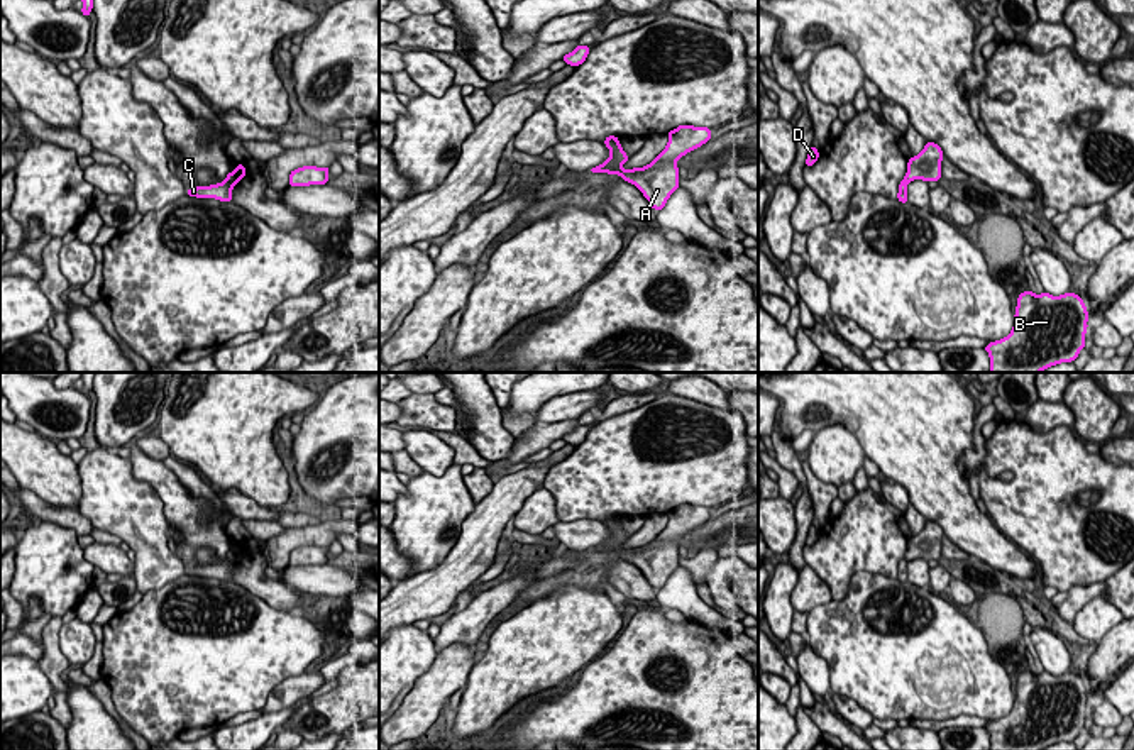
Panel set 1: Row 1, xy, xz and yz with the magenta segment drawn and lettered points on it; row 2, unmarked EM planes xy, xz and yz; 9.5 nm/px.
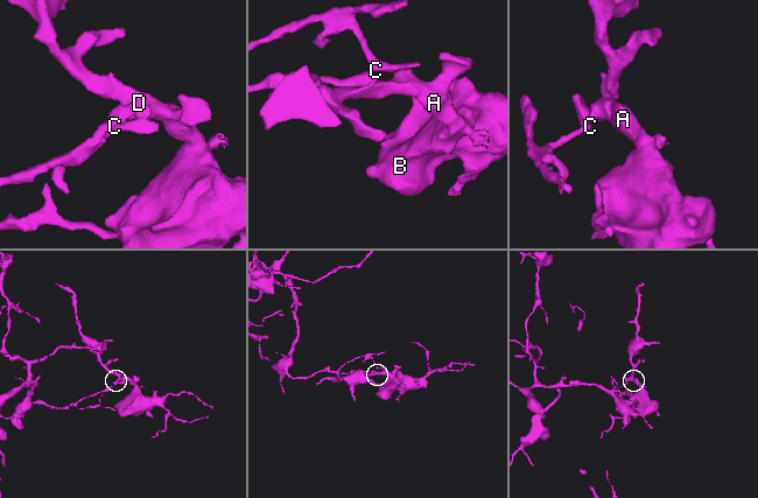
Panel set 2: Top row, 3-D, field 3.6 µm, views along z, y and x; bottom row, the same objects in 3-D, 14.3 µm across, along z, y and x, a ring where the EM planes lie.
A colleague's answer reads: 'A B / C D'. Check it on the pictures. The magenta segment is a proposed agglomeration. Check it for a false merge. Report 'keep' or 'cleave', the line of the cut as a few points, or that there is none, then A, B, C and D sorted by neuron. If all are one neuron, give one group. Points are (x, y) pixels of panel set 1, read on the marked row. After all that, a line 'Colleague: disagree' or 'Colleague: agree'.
cleave; cut xy (225, 180), (236, 183); groups A B / C D
Colleague: agree

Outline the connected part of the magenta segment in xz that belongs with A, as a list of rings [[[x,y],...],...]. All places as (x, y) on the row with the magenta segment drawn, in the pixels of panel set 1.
[[[679,125],[667,134],[667,147],[648,166],[633,169],[621,168],[630,156],[625,154],[619,139],[606,141],[604,144],[609,149],[611,157],[591,171],[621,176],[625,181],[635,185],[648,200],[650,207],[658,212],[680,186],[675,161],[706,144],[711,139],[711,134],[713,130],[707,127]]]

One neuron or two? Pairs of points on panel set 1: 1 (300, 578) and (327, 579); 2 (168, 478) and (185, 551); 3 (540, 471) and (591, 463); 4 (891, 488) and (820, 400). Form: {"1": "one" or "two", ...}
{"1": "one", "2": "one", "3": "two", "4": "two"}

